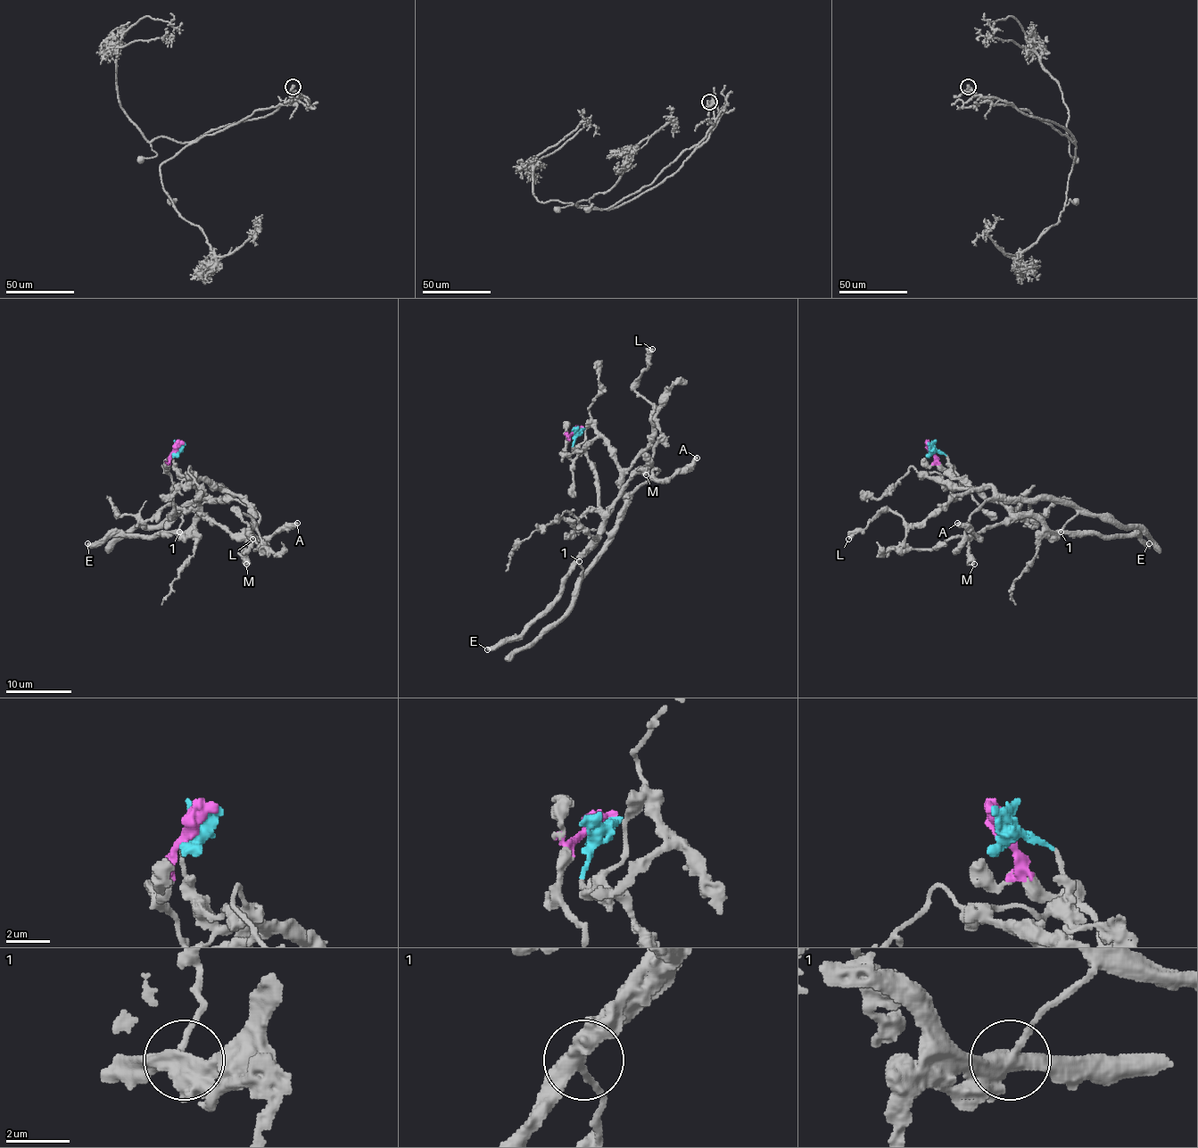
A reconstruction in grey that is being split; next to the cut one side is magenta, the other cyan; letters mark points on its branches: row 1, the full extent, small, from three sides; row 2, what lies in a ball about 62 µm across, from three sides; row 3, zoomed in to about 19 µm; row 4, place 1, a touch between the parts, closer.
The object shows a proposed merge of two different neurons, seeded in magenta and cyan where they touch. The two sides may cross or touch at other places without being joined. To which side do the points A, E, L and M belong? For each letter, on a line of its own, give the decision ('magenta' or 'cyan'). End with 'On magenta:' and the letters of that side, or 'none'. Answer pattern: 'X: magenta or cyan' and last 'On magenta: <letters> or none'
A: magenta
E: cyan
L: magenta
M: cyan
On magenta: A, L

